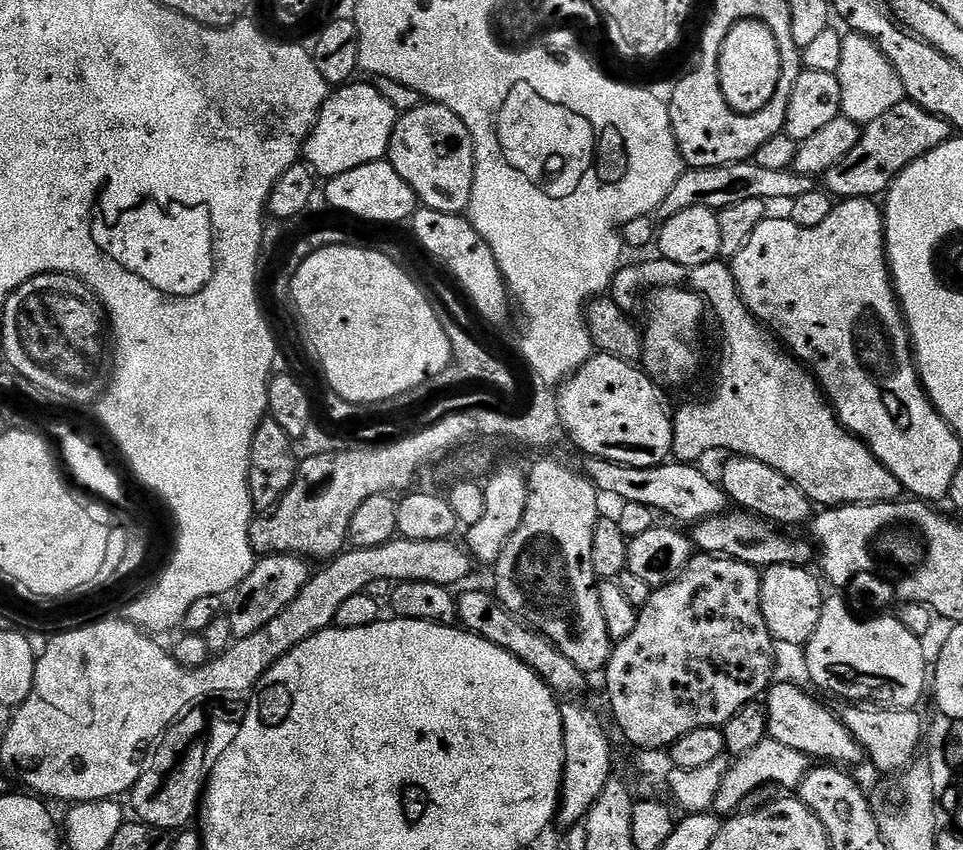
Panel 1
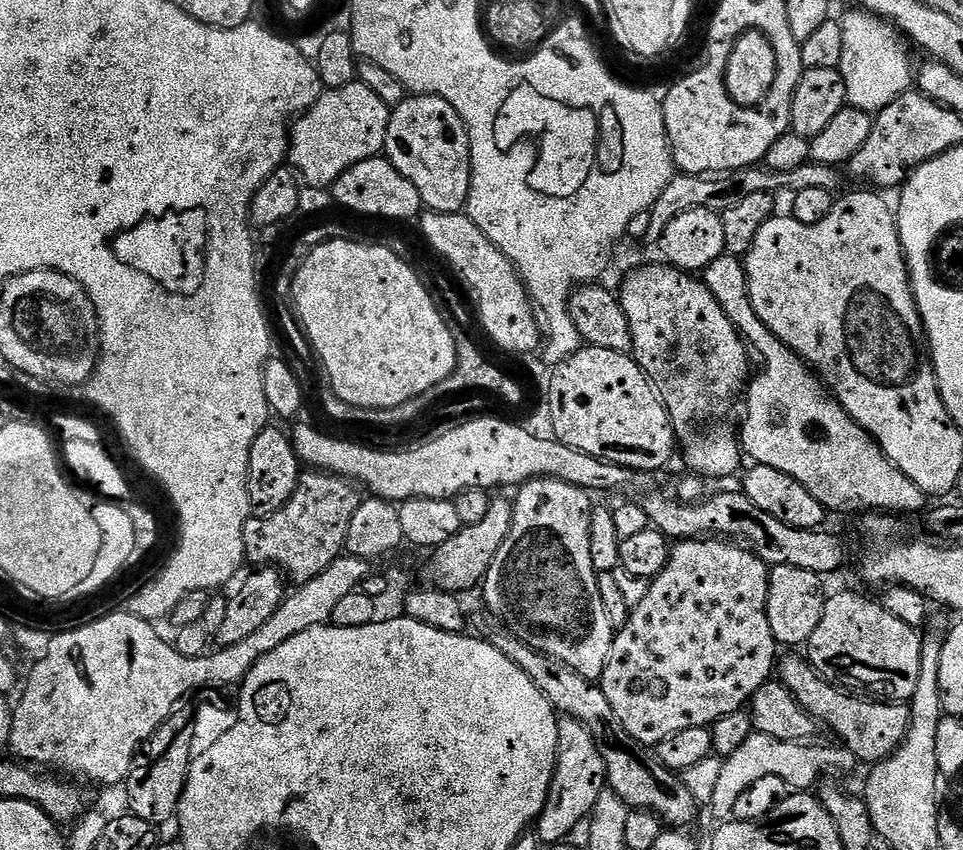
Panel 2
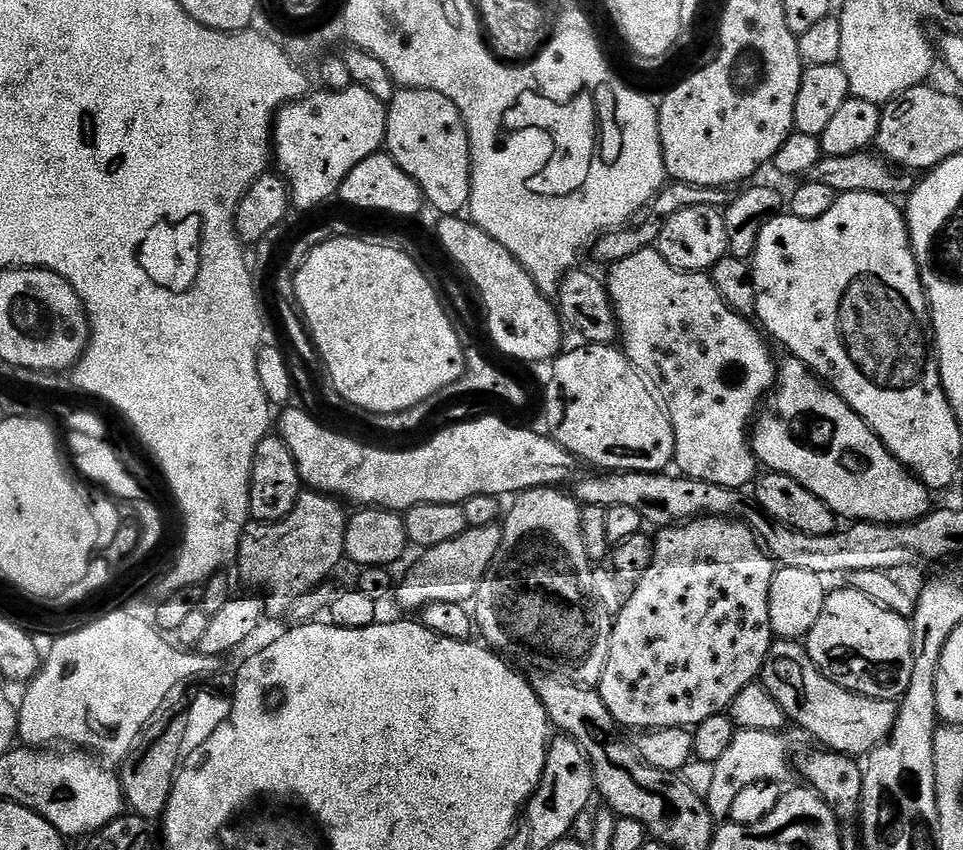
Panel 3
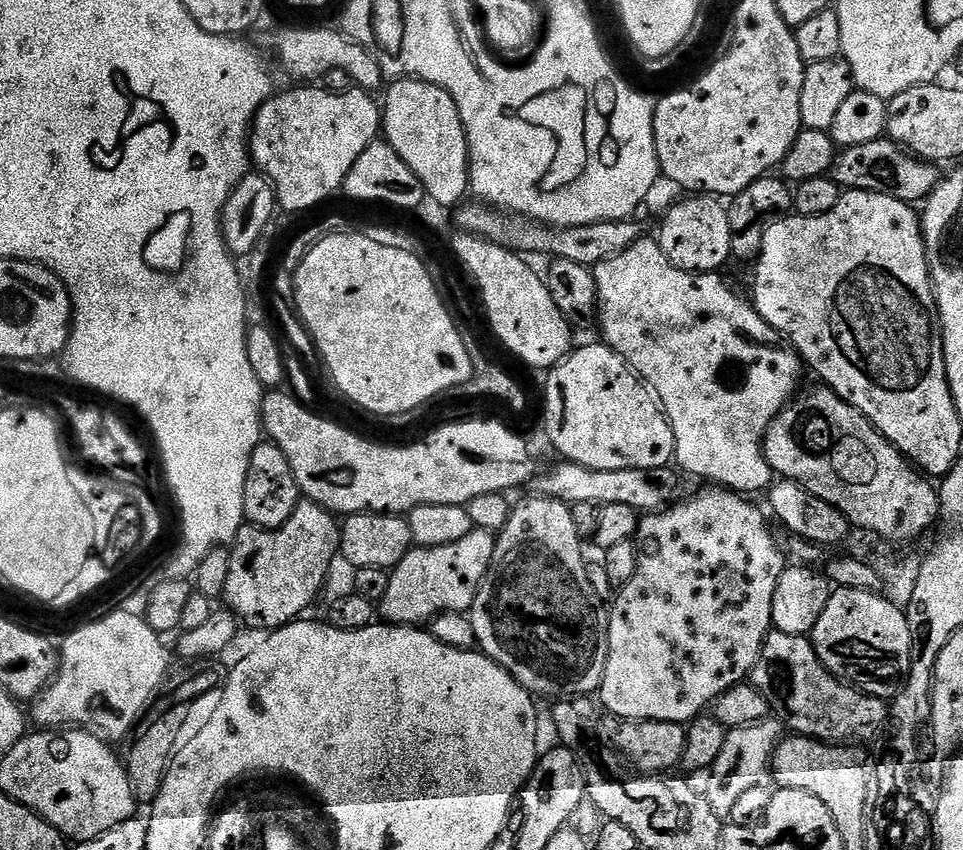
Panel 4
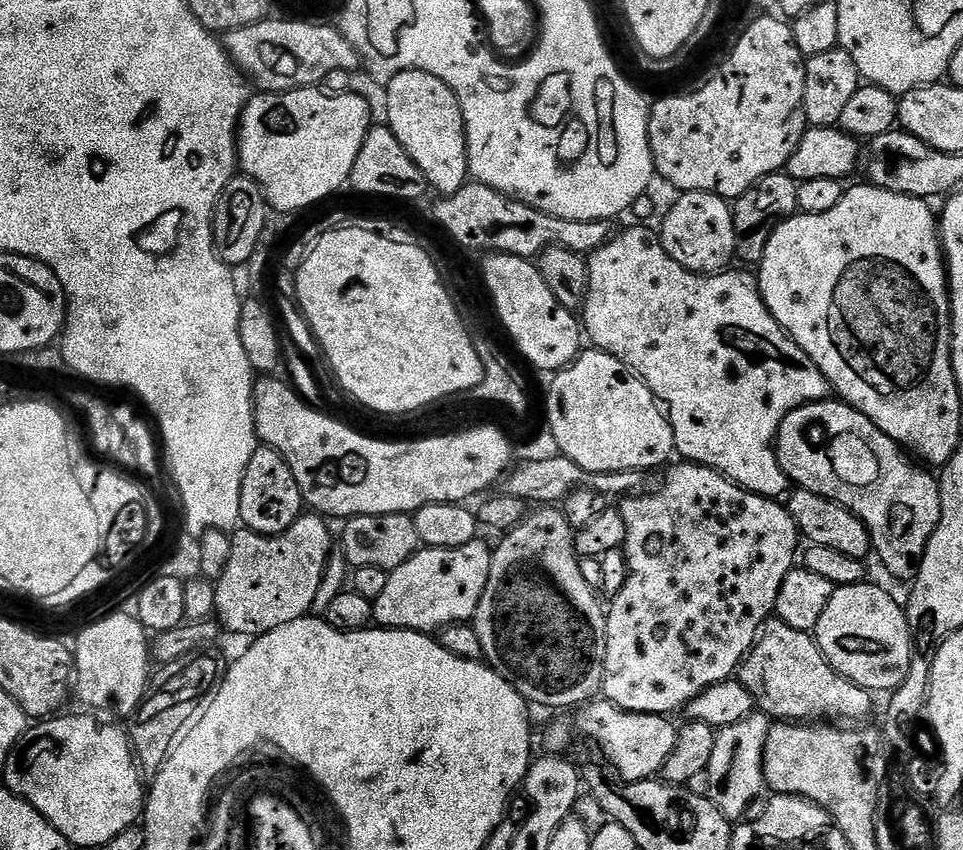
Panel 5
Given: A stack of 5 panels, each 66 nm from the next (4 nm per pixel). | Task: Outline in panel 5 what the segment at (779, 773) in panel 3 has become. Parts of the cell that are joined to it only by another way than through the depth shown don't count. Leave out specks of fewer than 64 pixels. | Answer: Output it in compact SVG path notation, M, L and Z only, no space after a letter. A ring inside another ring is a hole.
M753 710L749 716L742 718L742 722L728 724L717 731L716 741L714 742L714 754L710 754L710 762L708 763L710 788L707 797L712 801L712 805L714 805L729 822L743 821L745 817L749 815L749 813L747 814L748 807L750 807L763 792L766 792L764 782L764 747L766 746L766 738L768 737L768 732L772 729L772 725L773 721L766 713Z

